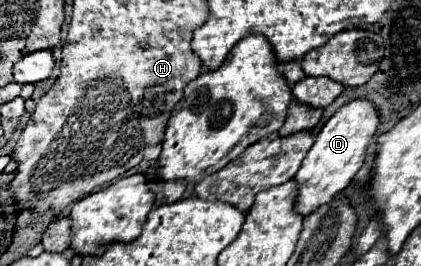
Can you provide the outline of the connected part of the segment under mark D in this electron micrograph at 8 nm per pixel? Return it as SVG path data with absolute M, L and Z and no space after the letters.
M353 100L327 120L323 130L315 136L315 144L307 152L299 172L295 174L297 214L309 216L315 208L331 202L339 192L343 192L349 186L357 170L363 166L367 146L375 136L377 126L379 126L379 112L375 112L375 106L371 106L367 100Z

